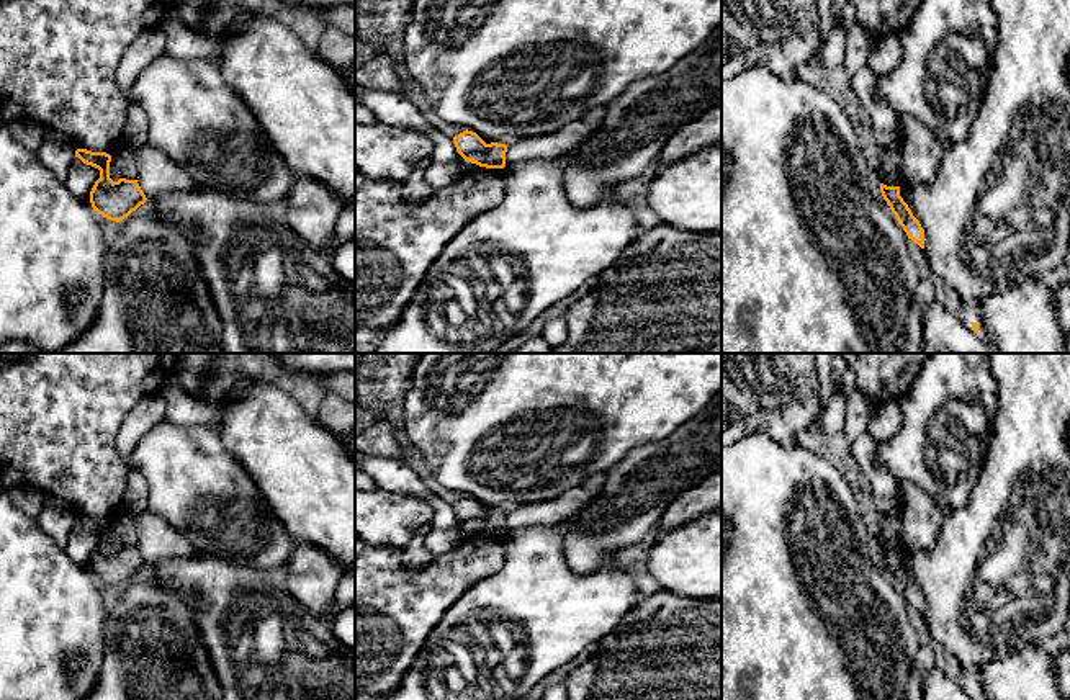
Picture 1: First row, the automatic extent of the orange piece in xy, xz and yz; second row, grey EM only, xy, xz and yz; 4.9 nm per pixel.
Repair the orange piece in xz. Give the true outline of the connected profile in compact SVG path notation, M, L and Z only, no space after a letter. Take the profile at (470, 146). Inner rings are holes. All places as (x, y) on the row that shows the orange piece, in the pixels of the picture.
M463 131L453 137L453 144L458 154L471 164L486 168L504 168L506 167L506 144L491 142L486 144L476 132Z

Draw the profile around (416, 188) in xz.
M430 159L419 162L414 172L404 182L406 201L422 203L434 193L434 188L425 182L425 168L430 164L432 164Z

